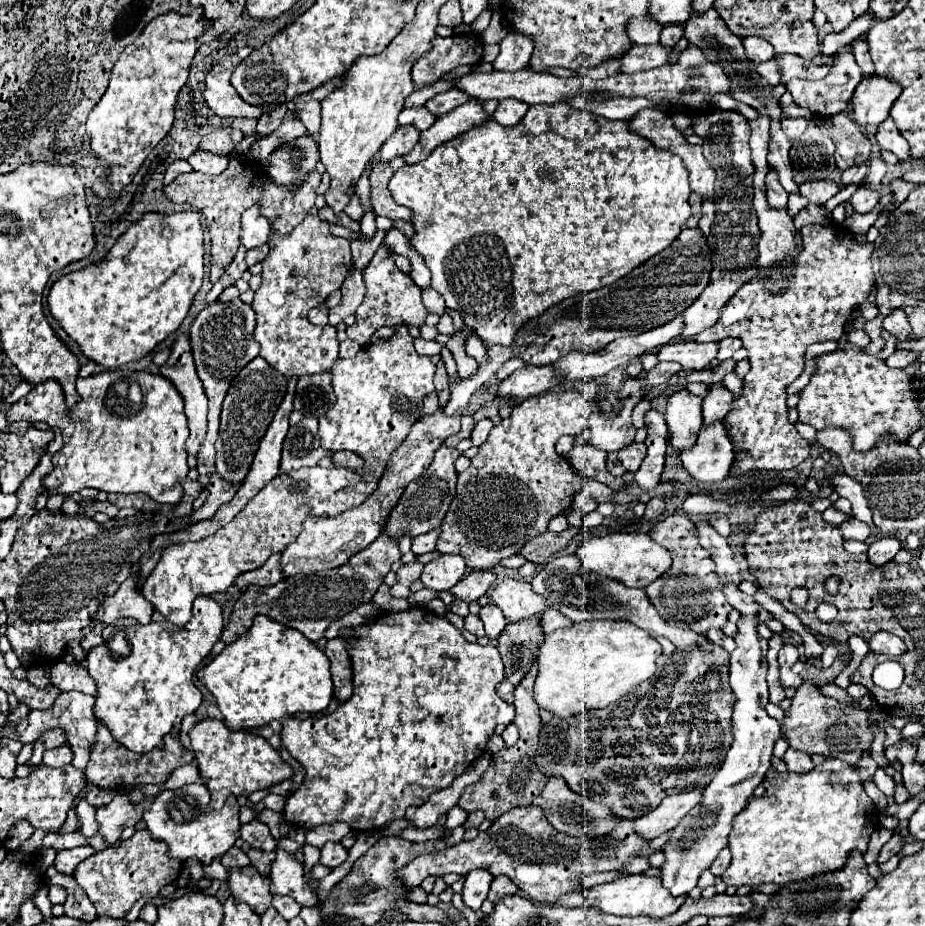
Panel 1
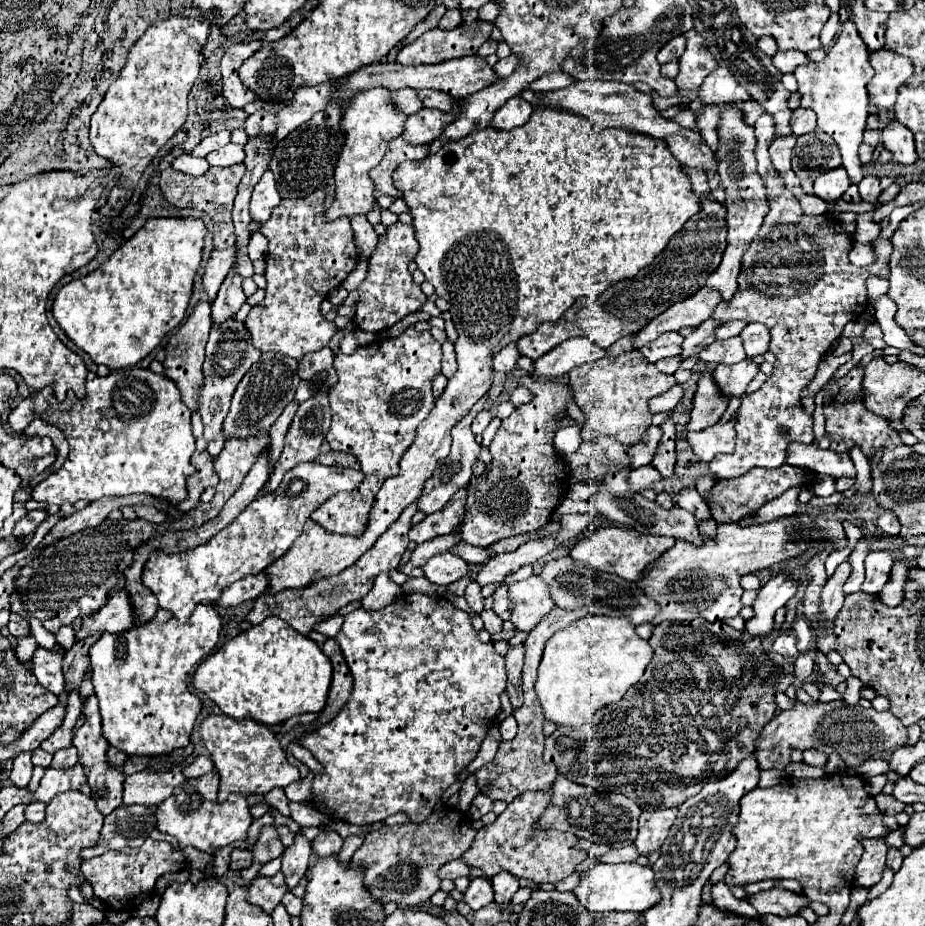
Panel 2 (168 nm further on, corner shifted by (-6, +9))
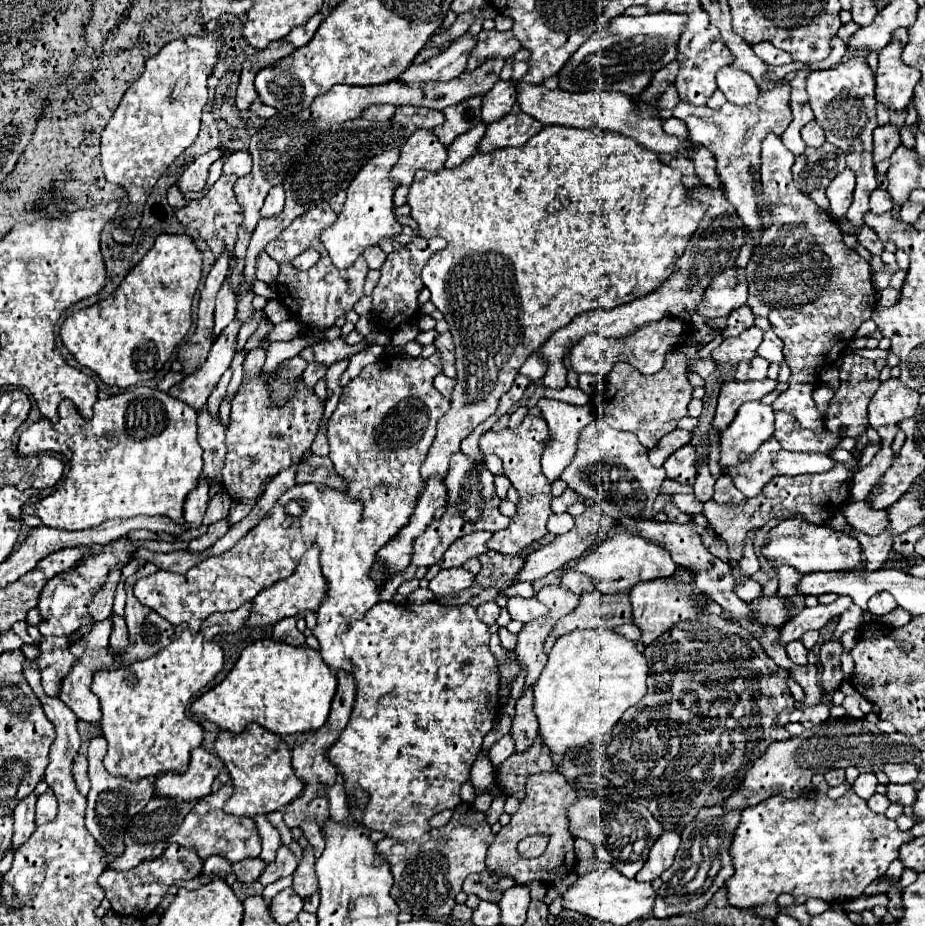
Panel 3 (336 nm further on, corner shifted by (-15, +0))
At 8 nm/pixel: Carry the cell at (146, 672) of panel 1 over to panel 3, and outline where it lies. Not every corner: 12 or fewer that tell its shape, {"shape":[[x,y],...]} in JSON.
{"shape":[[182,631],[94,675],[104,767],[186,773],[204,729],[190,699],[224,651]]}

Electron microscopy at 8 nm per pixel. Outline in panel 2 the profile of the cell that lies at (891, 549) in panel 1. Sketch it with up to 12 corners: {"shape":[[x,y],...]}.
{"shape":[[877,550],[865,558],[861,592],[879,594],[893,568],[893,552]]}

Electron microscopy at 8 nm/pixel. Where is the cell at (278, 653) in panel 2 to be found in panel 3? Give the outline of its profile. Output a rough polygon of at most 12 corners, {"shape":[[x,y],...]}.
{"shape":[[254,641],[192,711],[240,733],[326,723],[336,675],[308,645]]}

